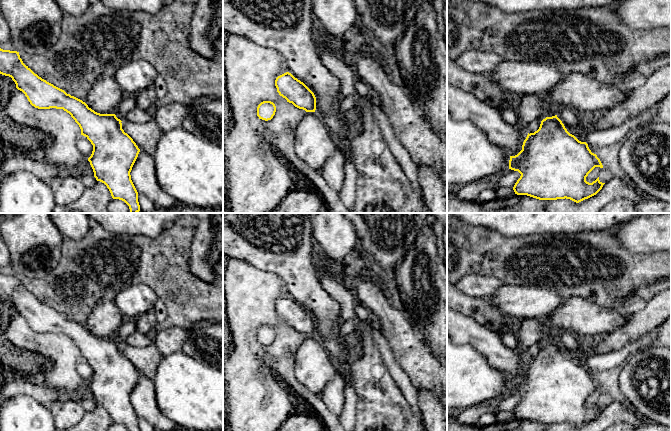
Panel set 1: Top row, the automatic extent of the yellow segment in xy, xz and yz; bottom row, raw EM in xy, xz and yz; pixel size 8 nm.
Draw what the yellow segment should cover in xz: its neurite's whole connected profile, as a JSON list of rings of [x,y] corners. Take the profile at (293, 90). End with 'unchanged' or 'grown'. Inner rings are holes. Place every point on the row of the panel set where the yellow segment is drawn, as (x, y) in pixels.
[[[286,72],[278,76],[275,80],[275,86],[279,95],[287,102],[306,112],[315,112],[316,97],[314,93],[291,73]]]; unchanged

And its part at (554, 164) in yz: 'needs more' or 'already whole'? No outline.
already whole

